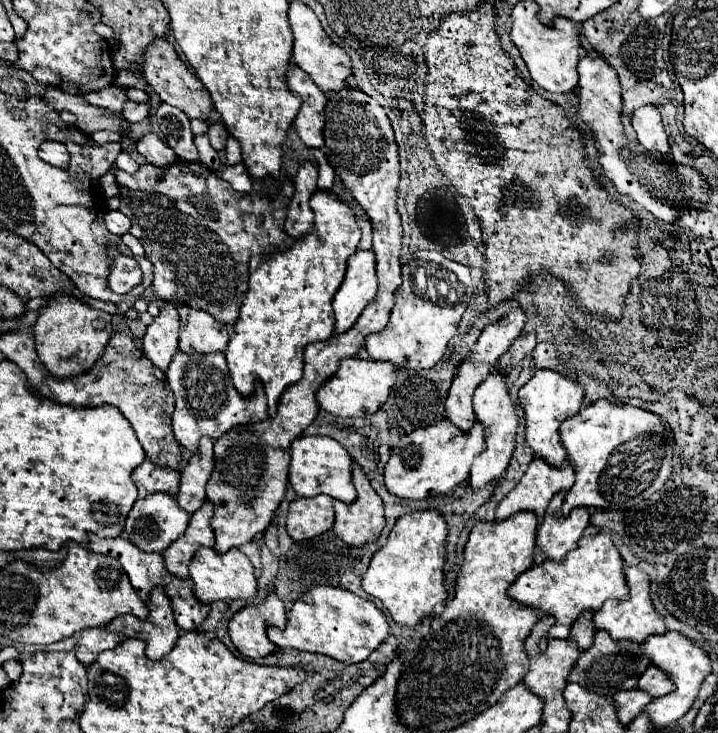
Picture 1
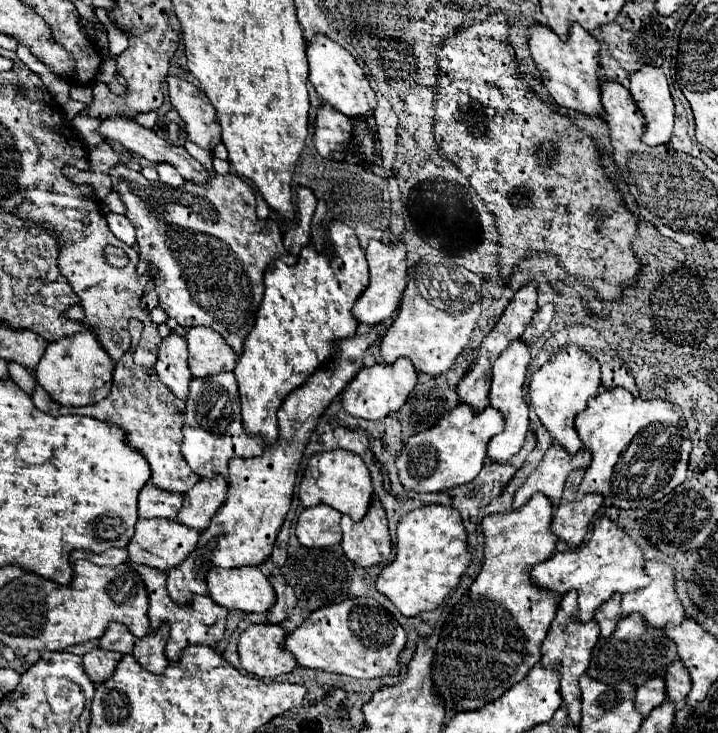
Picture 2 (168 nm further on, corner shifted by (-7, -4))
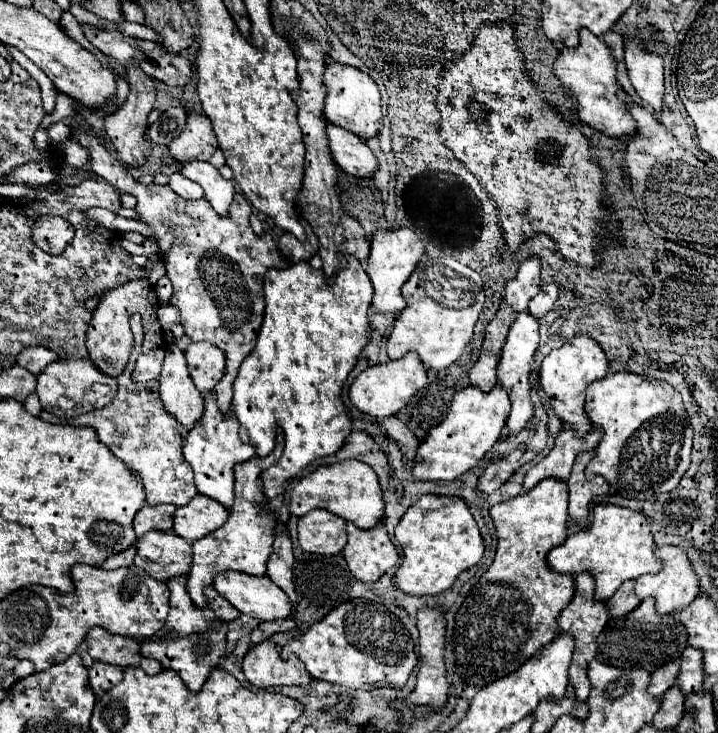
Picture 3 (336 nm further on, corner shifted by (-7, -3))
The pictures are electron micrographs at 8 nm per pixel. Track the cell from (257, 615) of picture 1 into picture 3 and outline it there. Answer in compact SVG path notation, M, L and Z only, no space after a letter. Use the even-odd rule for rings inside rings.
M273 641L249 647L243 657L243 671L251 685L267 689L271 685L307 685L311 681L305 665L297 655L281 659Z

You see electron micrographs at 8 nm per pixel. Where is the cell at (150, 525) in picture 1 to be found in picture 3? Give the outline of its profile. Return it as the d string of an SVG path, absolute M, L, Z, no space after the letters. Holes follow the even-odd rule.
M145 533L135 541L135 565L159 581L179 577L191 567L191 543L177 533Z

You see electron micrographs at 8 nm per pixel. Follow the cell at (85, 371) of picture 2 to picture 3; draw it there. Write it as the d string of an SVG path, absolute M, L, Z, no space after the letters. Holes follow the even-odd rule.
M83 357L83 359L77 359L77 361L73 361L73 359L53 361L51 365L47 365L37 375L37 395L39 395L39 401L41 401L43 409L47 409L49 413L53 413L57 417L75 417L75 415L81 415L81 413L87 413L87 411L95 409L91 405L83 405L81 403L85 393L91 389L93 383L105 383L109 387L105 403L109 403L115 397L115 393L117 393L117 379L101 373L97 369L97 365L89 357Z

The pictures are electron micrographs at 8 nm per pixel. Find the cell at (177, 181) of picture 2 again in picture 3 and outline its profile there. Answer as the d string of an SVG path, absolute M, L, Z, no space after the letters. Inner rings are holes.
M173 173L169 179L171 179L171 181L169 181L169 187L171 187L177 195L181 195L181 197L185 197L185 199L199 199L199 197L203 197L201 185L189 181L189 179L183 177L181 173Z

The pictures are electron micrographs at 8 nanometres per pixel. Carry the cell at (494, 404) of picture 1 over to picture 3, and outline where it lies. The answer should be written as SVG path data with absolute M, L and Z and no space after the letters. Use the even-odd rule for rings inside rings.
M527 311L519 313L517 321L509 329L501 361L497 365L497 383L501 385L501 389L507 391L509 399L511 399L511 413L509 413L509 419L505 425L507 437L515 437L527 425L527 421L533 415L533 403L529 397L529 391L531 391L529 371L531 371L531 361L533 361L533 355L537 351L537 345L539 345L539 323L537 323L537 319L531 317Z

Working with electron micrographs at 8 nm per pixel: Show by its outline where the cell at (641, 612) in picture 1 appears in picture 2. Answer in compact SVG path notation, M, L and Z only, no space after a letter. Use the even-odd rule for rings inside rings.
M649 560L645 570L651 576L651 584L625 594L621 600L621 612L625 616L633 612L641 614L653 628L663 628L669 622L681 624L685 612L675 594L675 568L667 562Z

